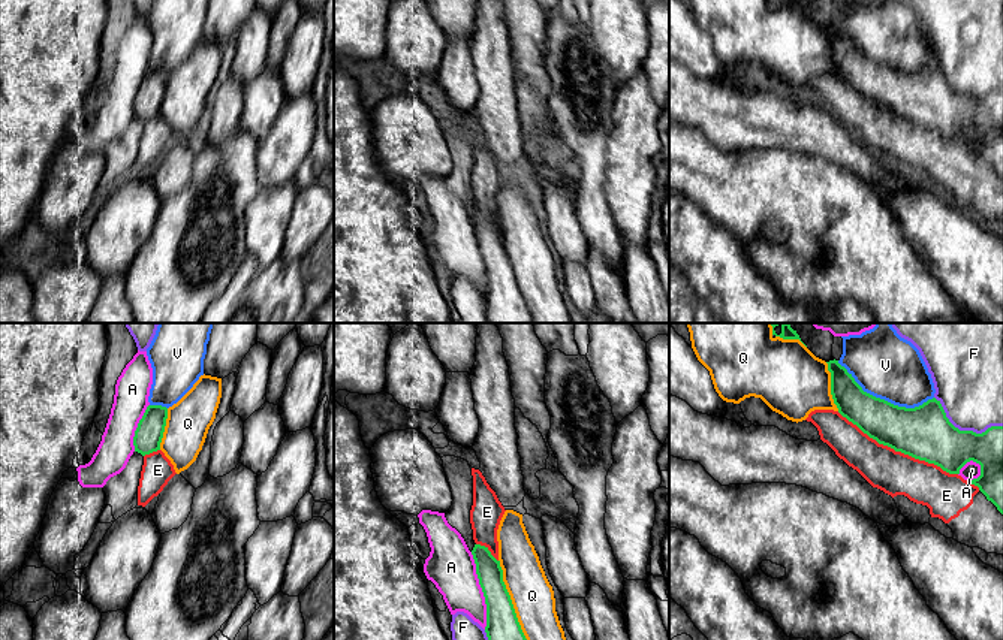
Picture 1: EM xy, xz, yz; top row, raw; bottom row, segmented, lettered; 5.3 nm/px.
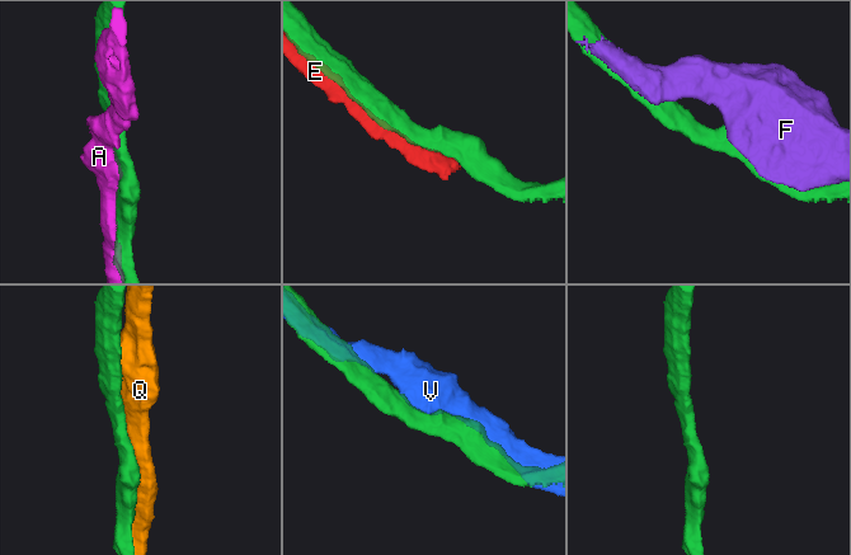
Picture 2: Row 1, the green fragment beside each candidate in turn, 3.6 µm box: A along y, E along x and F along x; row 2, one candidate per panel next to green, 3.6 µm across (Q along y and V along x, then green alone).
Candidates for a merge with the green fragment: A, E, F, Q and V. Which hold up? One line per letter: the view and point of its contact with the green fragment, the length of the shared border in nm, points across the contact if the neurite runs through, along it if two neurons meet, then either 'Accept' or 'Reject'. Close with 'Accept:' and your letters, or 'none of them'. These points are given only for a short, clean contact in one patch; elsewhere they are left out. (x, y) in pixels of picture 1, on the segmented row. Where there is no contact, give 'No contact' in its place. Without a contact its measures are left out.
A: Touches green at xz (482, 591). Shared border 420 nm. Reject
E: Touches green at yz (897, 450). Shared border 750 nm. Reject
F: Touches green at yz (964, 431). Shared border 400 nm. Reject
Q: Touches green at xz (511, 600). Shared border 460 nm. Reject
V: Touches green at yz (883, 400). Shared border 550 nm. Reject
Accept: none of them

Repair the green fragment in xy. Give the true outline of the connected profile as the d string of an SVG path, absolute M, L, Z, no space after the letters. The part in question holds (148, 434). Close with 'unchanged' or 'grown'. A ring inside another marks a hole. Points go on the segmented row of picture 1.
M148 405L142 419L138 423L133 437L135 452L142 456L160 450L168 408L162 405Z; unchanged

